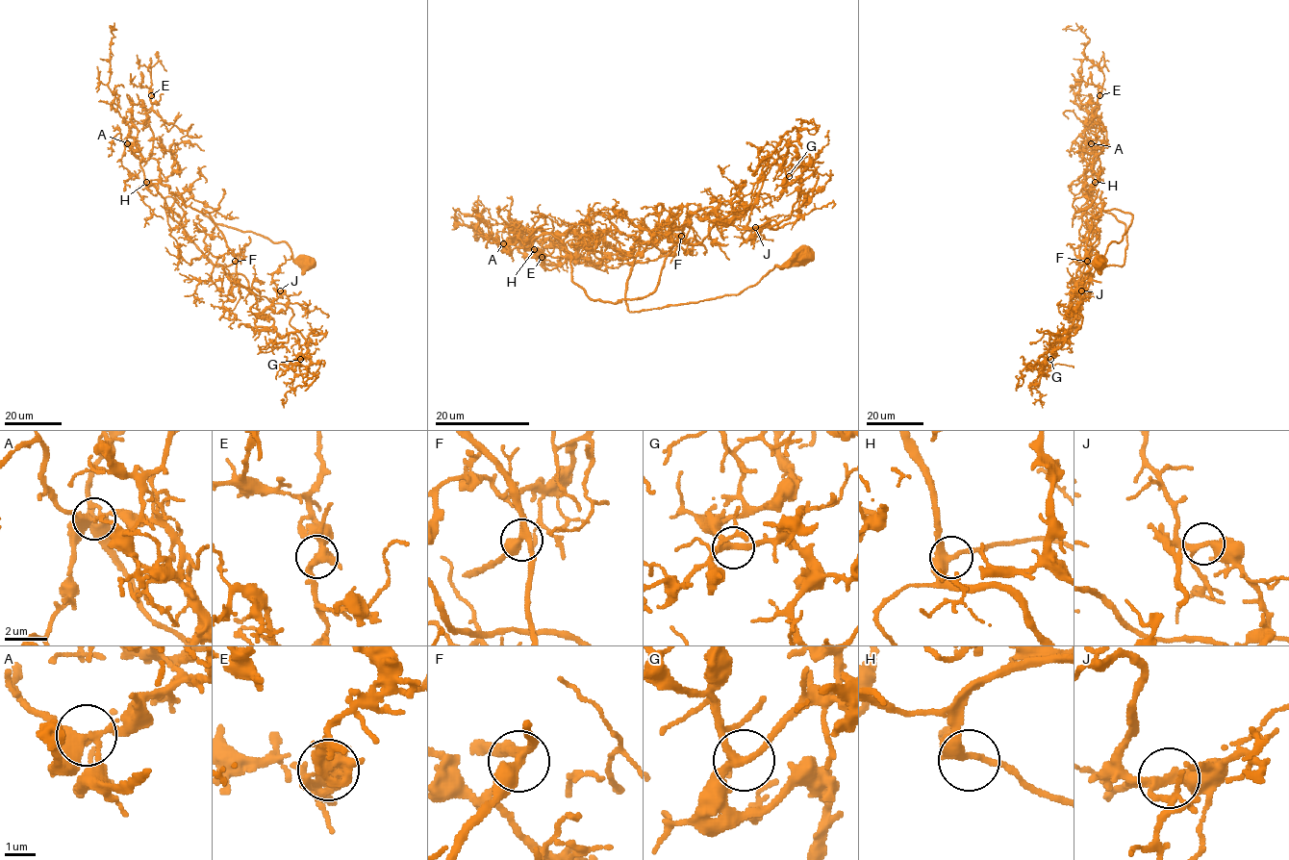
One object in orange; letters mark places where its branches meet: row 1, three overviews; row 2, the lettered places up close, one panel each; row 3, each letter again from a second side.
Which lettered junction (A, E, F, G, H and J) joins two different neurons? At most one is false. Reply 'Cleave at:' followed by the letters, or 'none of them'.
Cleave at: none of them

